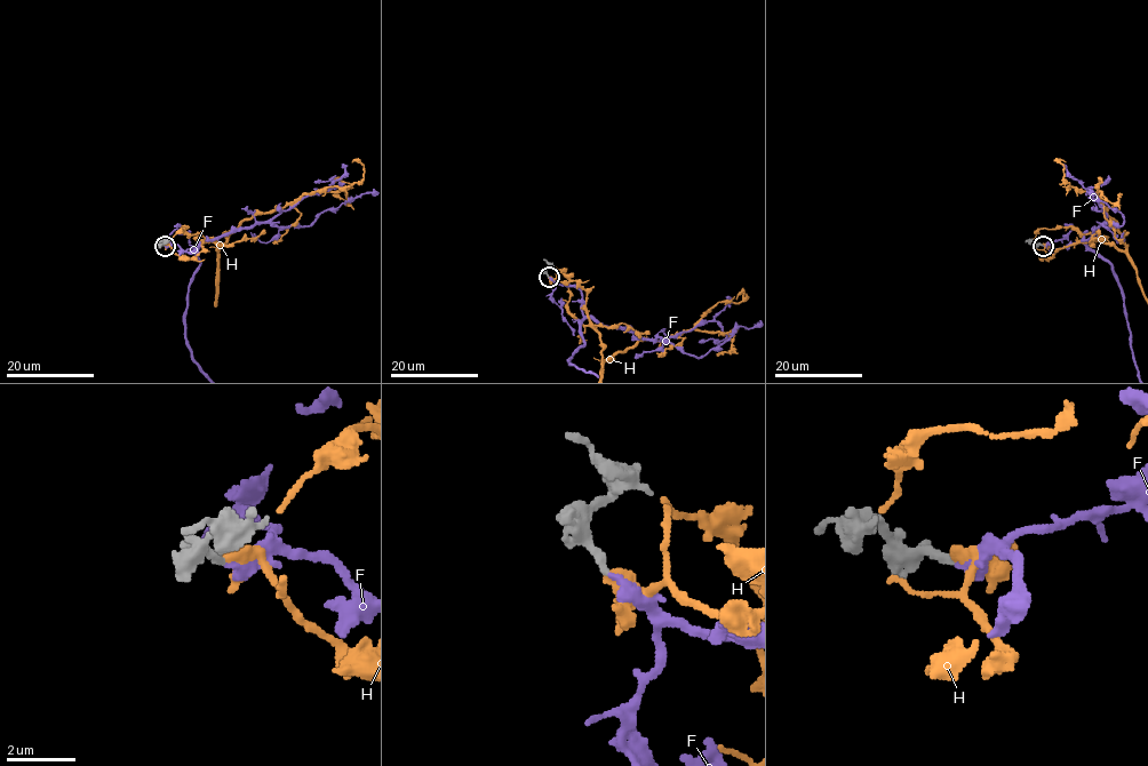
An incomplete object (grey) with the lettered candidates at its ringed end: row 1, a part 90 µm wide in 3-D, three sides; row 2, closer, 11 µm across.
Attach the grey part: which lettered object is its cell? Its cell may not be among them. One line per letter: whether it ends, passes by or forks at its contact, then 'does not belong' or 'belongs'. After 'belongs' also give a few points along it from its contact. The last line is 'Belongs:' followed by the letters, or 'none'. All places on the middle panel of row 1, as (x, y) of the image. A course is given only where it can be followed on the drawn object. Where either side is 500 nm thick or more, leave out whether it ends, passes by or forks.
F: it ends there; belongs
H: it passes by; does not belong
Belongs: F

